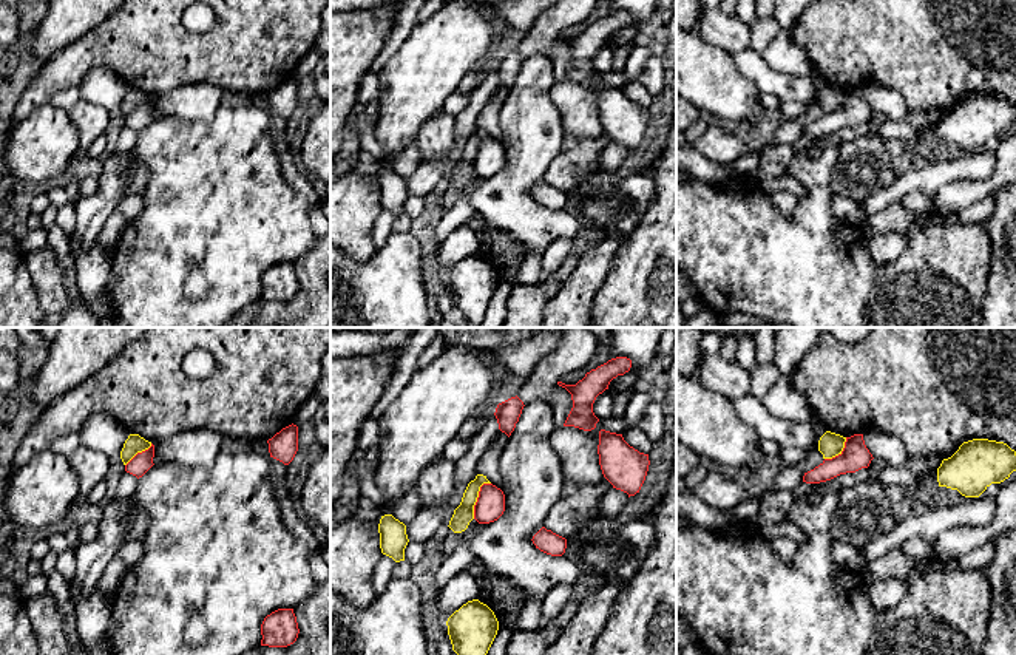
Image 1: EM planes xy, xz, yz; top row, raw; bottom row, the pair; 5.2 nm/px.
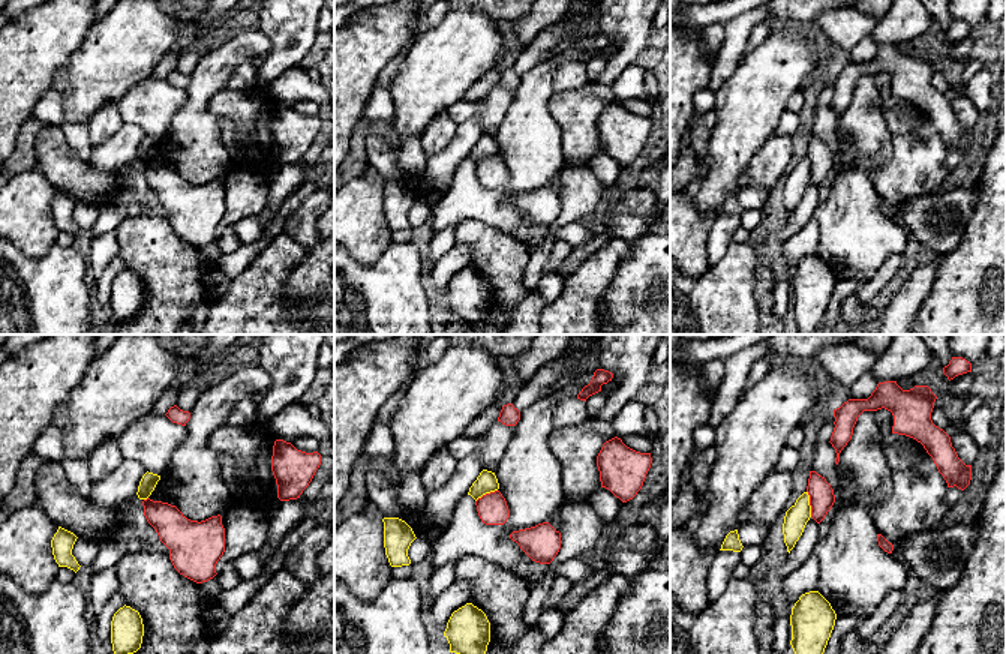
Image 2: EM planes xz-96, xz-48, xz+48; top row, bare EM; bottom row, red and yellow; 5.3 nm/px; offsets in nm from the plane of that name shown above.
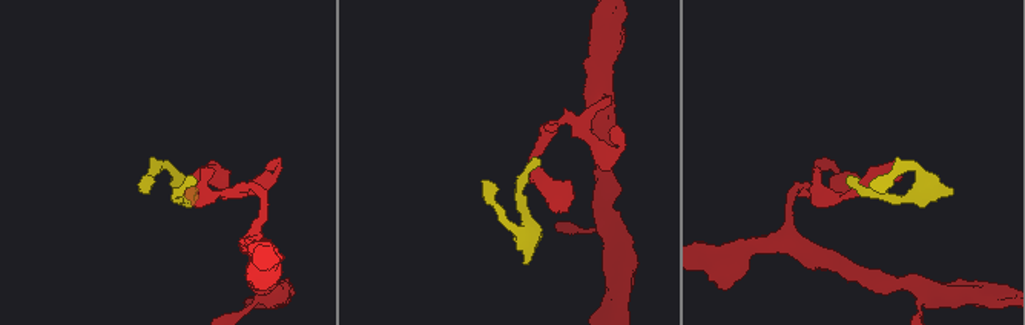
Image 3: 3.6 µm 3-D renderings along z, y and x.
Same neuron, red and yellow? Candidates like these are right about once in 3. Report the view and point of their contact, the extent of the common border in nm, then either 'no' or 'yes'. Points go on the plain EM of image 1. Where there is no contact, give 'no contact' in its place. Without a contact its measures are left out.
xz (477, 152) | 220 nm | no

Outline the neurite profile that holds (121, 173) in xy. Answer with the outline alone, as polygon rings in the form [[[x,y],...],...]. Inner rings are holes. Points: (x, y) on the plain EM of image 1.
[[[116,151],[103,162],[97,181],[97,190],[74,204],[76,229],[69,236],[85,249],[97,239],[100,229],[116,210],[119,201],[128,192],[139,193],[145,188],[147,168],[133,156],[133,151],[127,154]]]

